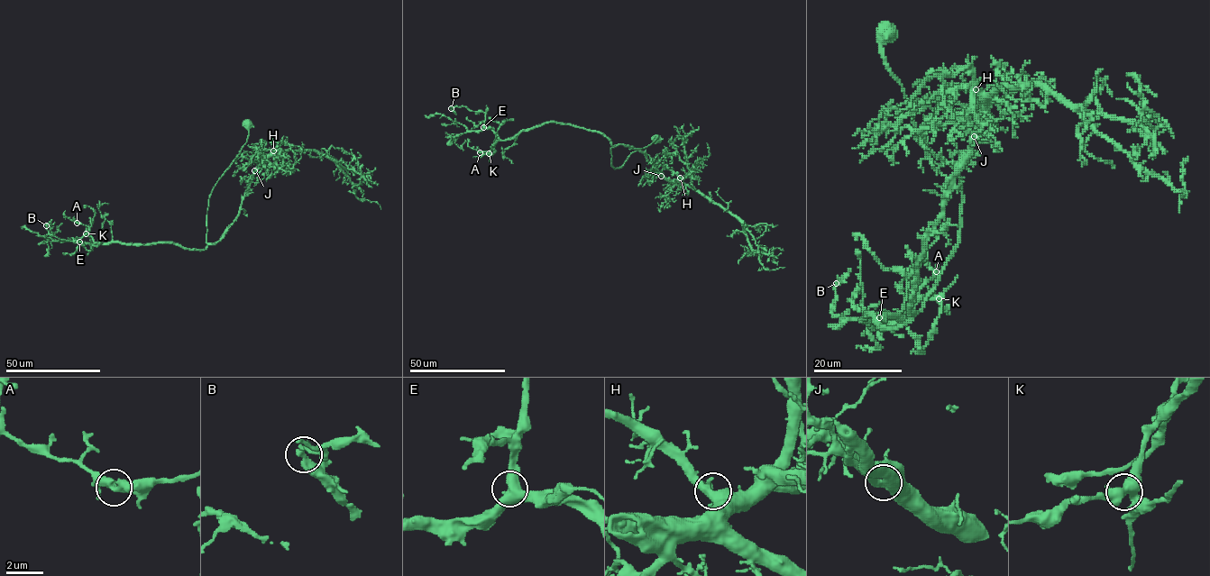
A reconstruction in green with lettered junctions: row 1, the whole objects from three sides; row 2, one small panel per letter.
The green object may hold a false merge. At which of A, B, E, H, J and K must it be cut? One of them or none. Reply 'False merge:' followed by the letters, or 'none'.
False merge: none

